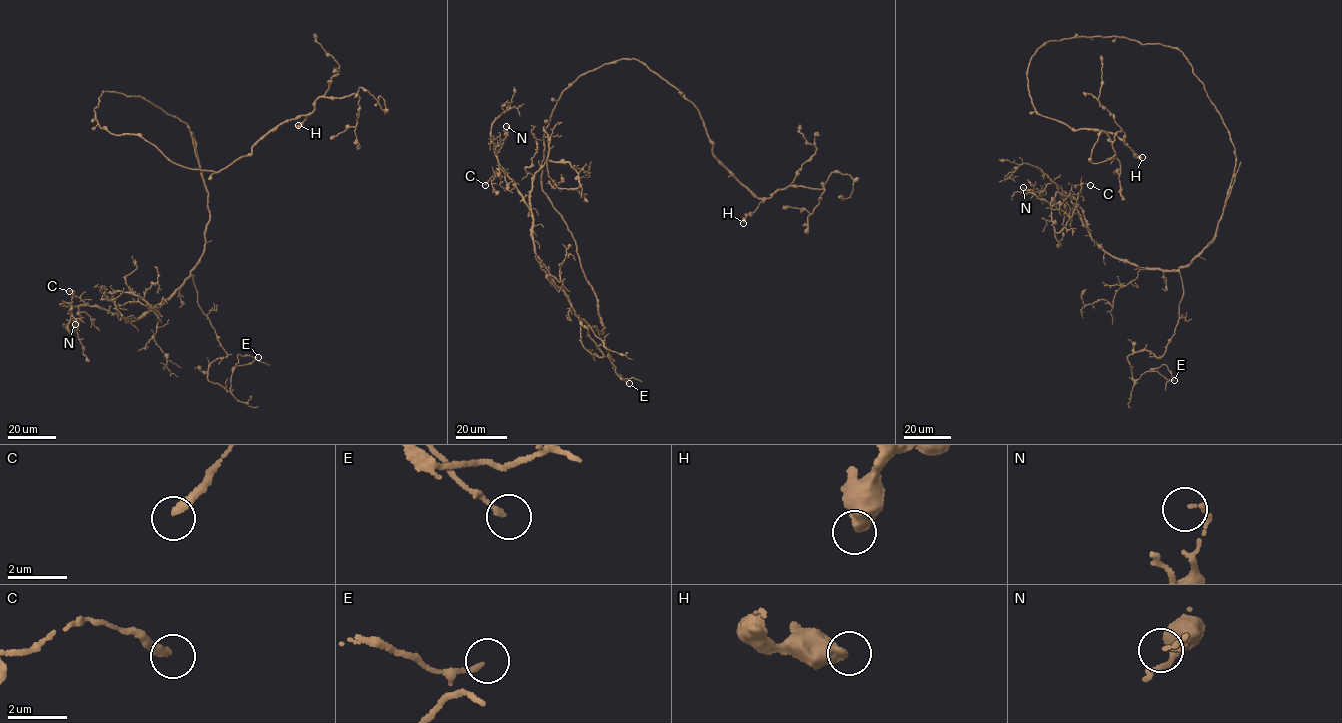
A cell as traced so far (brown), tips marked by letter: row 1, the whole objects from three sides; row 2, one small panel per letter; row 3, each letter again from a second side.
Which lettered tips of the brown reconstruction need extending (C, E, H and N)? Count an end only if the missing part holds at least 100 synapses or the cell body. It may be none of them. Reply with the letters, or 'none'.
none

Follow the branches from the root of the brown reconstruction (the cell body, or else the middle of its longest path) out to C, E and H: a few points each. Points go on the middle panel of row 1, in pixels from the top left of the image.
C: (563, 220), (596, 299), (602, 334), (575, 314), (536, 255), (533, 217), (512, 180), (497, 170), (485, 185)
E: (563, 220), (605, 327), (602, 335), (581, 320), (579, 340), (591, 354), (603, 356), (589, 326), (629, 383)
H: (563, 220), (541, 182), (552, 109), (580, 76), (634, 58), (683, 93), (713, 157), (761, 199), (743, 223)

